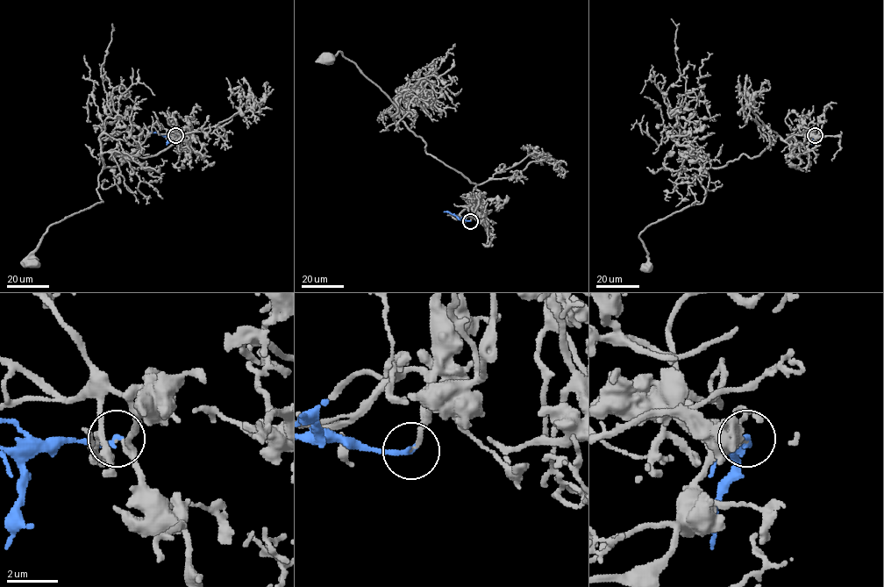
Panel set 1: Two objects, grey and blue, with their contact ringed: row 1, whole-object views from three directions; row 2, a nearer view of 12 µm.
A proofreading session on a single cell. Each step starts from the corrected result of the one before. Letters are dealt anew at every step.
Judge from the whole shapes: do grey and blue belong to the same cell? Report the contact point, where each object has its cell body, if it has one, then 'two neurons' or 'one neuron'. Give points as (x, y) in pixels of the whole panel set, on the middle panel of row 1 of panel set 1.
at (470, 221); cell body of grey at (324, 57); no cell body on blue; one neuron

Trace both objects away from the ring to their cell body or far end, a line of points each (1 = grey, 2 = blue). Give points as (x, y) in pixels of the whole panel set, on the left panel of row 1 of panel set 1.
1: (175, 135), (184, 147), (181, 137), (105, 167), (103, 201), (52, 224), (29, 262)
2: (175, 135), (163, 136), (149, 132)

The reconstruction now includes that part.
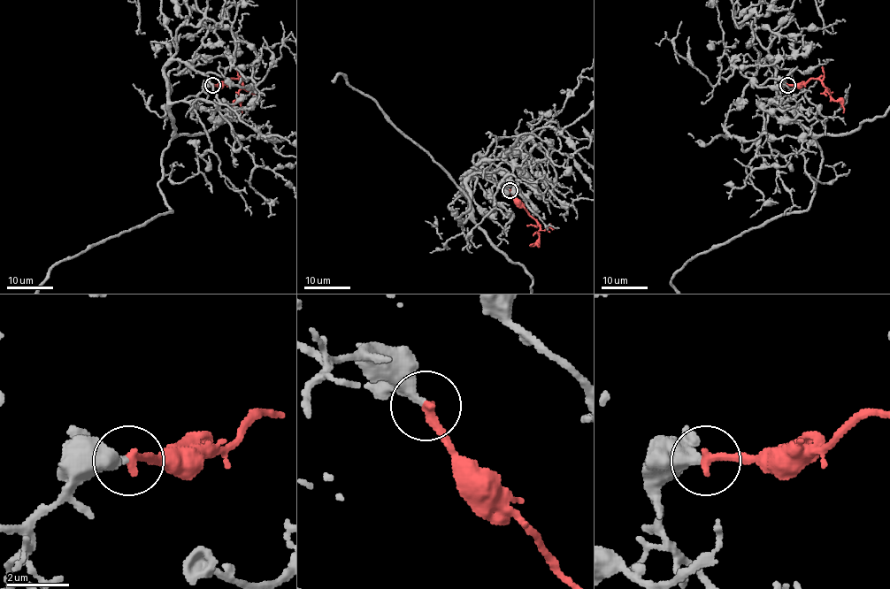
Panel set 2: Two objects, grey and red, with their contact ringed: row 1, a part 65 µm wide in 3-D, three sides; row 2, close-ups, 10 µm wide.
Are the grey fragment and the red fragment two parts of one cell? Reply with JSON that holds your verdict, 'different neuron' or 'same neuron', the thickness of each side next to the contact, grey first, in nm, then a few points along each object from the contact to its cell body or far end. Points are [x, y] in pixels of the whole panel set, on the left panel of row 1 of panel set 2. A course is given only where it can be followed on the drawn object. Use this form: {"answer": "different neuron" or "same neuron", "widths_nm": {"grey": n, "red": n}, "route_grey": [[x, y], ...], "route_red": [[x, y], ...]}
{"answer": "same neuron", "widths_nm": {"grey": 360, "red": 320}, "route_grey": [[212, 86], [170, 106], [173, 132], [158, 188], [172, 210], [58, 262]], "route_red": [[212, 86], [224, 86], [232, 79], [239, 79], [242, 87], [239, 91], [241, 101], [233, 103], [235, 106]]}

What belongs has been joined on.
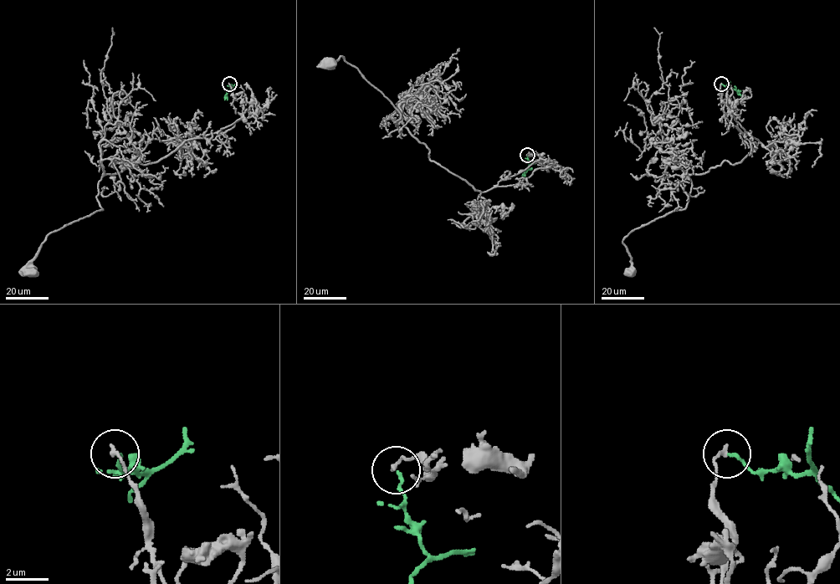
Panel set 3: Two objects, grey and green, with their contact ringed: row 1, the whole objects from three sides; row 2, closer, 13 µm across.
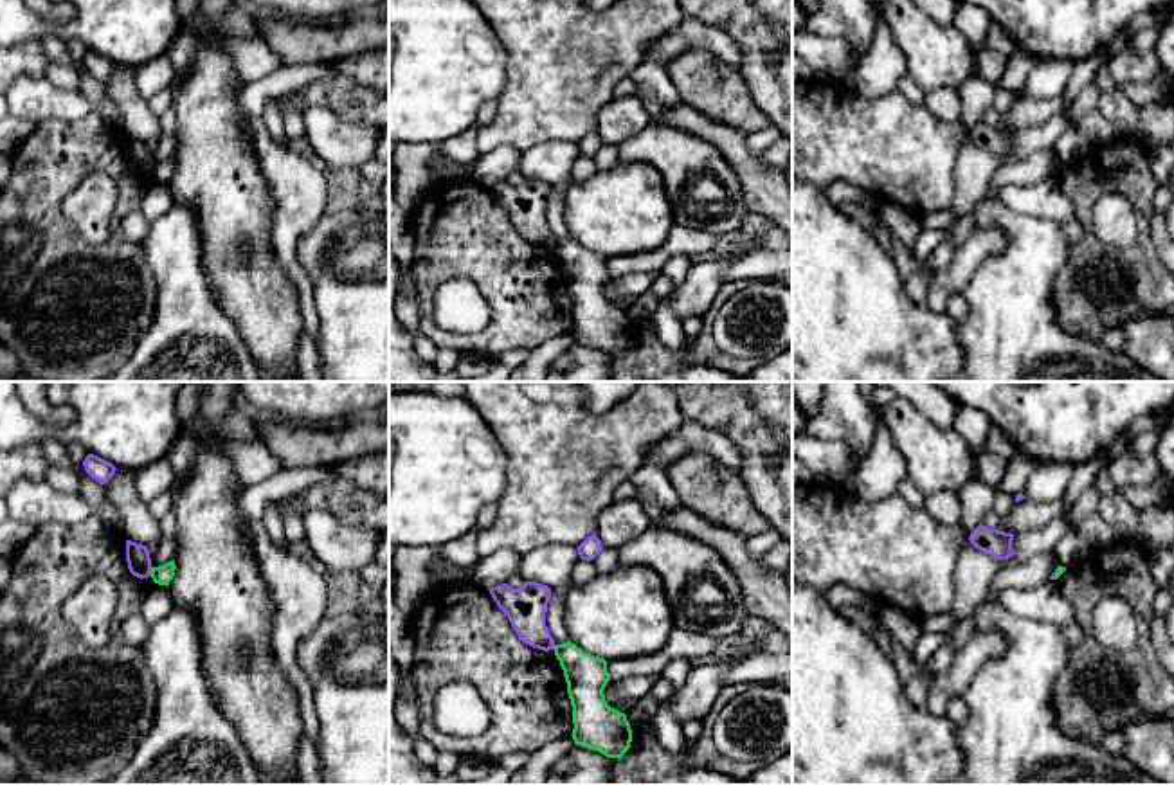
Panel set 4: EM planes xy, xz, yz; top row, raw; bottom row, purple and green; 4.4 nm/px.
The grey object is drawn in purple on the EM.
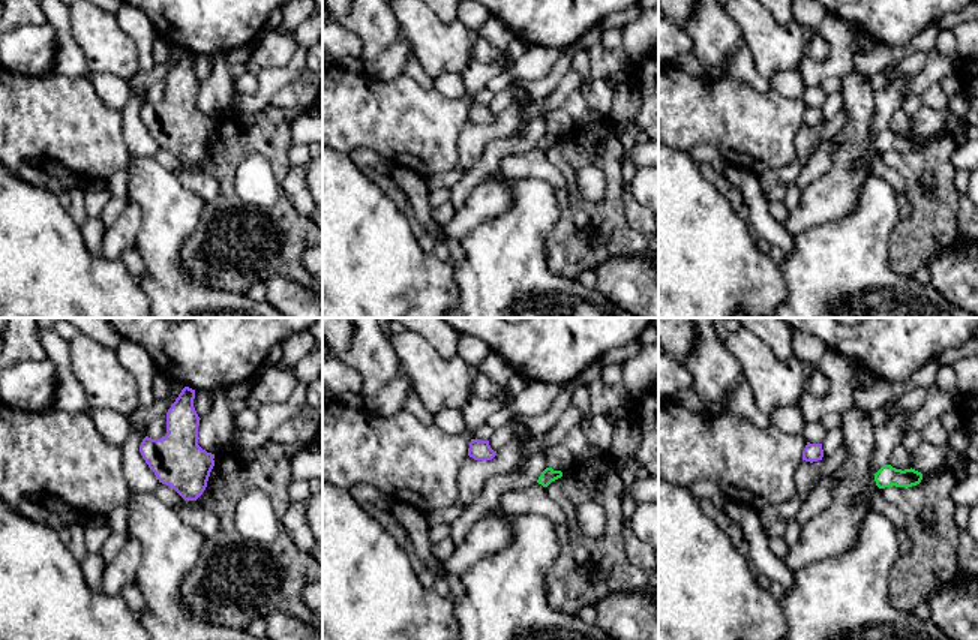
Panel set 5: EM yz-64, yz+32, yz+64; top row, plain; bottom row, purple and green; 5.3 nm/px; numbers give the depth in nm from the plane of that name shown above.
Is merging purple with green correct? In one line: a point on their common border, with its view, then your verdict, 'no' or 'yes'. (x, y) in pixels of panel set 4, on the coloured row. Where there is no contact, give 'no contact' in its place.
xy (150, 571) | no

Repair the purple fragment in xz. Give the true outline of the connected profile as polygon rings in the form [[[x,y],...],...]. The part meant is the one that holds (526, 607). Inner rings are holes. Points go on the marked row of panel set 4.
[[[524,582],[520,589],[508,583],[488,589],[497,607],[508,616],[519,639],[533,648],[555,650],[555,641],[546,627],[551,589],[537,582]]]

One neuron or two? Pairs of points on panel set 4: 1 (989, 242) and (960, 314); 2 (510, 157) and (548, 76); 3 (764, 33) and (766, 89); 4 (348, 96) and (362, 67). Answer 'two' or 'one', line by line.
1: two
2: two
3: one
4: two

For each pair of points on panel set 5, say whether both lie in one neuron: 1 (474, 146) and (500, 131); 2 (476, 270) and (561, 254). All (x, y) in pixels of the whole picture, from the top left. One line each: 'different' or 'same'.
1: same
2: different

